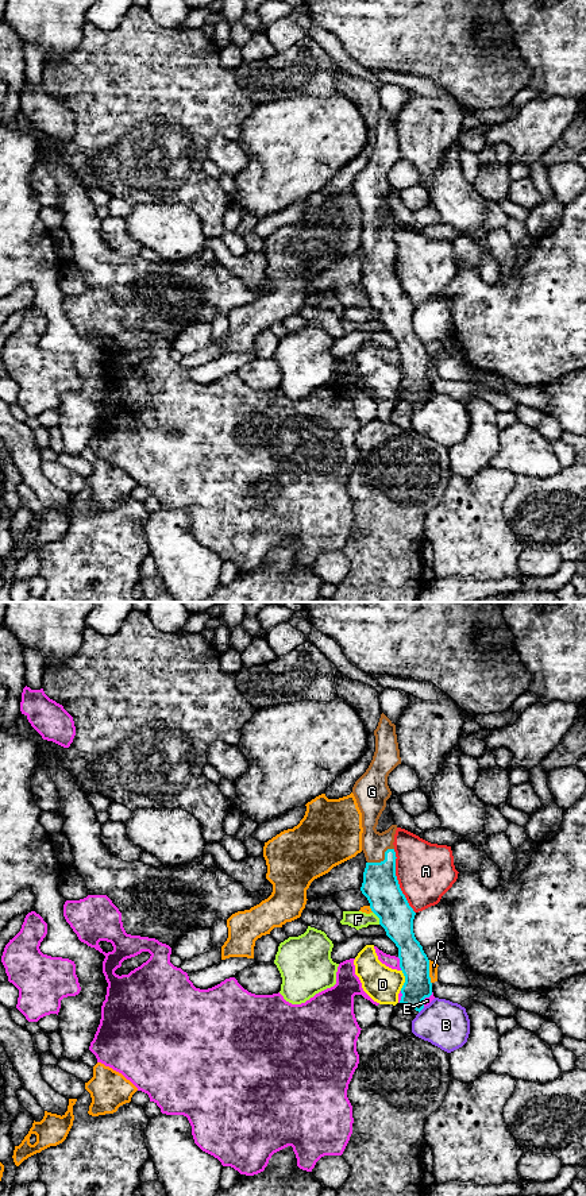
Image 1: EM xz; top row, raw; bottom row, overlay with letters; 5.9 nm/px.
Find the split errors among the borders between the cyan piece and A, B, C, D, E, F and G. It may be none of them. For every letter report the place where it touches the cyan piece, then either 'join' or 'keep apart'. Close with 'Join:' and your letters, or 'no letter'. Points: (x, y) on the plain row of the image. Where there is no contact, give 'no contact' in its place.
A: xz (397, 277) | keep apart
B: xz (421, 404) | keep apart
C: xz (428, 367) | keep apart
D: xz (405, 375) | keep apart
E: xz (400, 359) | keep apart
F: xz (378, 312) | keep apart
G: xz (384, 255) | join
Join: G

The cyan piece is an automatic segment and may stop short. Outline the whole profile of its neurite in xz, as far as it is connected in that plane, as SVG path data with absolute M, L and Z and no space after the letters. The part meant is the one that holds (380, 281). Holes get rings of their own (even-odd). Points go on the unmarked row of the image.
M383 108L381 109L378 121L374 126L374 131L375 147L373 155L366 167L355 177L352 182L352 189L362 208L362 246L367 256L361 286L367 293L371 306L379 313L379 320L385 324L386 331L398 343L400 363L405 371L400 398L410 401L420 408L424 404L423 396L432 390L429 355L424 348L423 342L415 332L413 315L416 308L409 301L396 271L397 252L393 238L397 220L392 220L382 228L375 224L378 215L386 202L386 196L392 190L392 186L388 181L388 171L398 159L401 159L396 120Z

